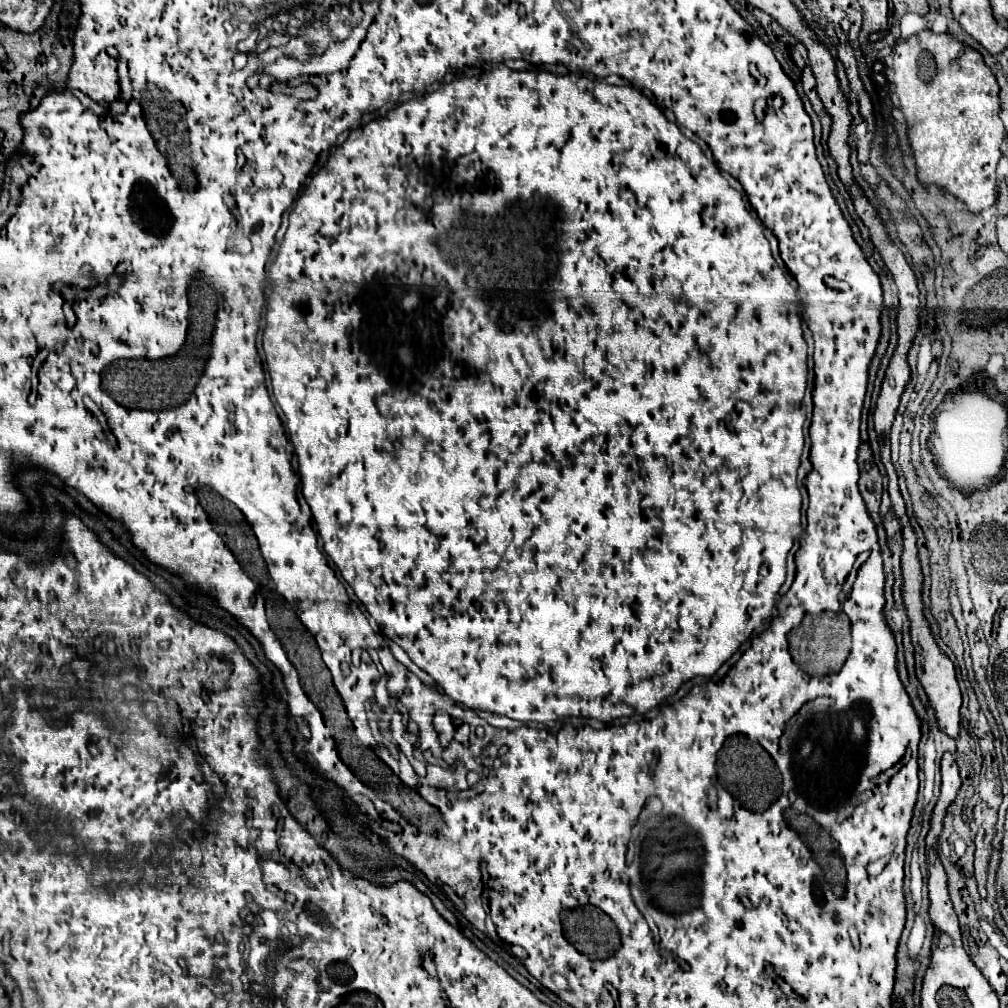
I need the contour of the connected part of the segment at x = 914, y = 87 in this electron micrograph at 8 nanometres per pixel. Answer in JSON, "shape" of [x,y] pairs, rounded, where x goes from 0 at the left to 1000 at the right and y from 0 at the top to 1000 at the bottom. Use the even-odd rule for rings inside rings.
{"shape":[[[923,32],[923,54],[895,54],[889,62],[889,91],[893,95],[893,109],[901,121],[901,135],[913,181],[917,185],[929,183],[935,188],[942,188],[968,212],[984,204],[988,198],[988,163],[994,155],[992,143],[998,131],[990,117],[990,83],[984,69],[976,63],[974,54],[950,40],[944,40],[940,34]]]}

